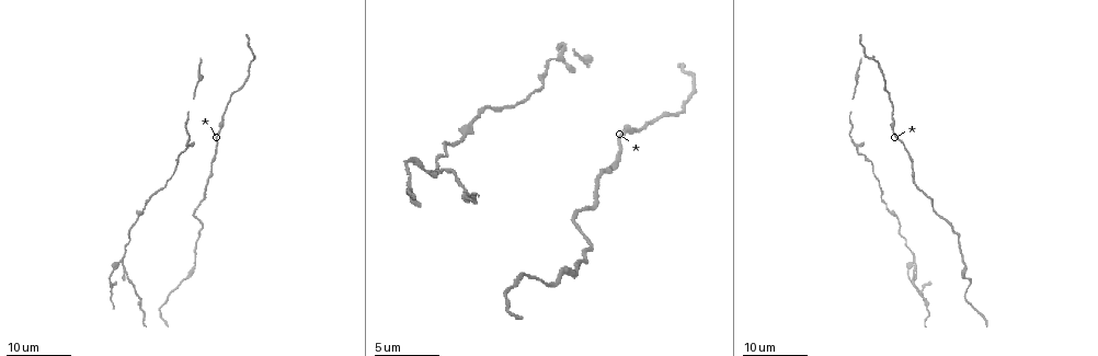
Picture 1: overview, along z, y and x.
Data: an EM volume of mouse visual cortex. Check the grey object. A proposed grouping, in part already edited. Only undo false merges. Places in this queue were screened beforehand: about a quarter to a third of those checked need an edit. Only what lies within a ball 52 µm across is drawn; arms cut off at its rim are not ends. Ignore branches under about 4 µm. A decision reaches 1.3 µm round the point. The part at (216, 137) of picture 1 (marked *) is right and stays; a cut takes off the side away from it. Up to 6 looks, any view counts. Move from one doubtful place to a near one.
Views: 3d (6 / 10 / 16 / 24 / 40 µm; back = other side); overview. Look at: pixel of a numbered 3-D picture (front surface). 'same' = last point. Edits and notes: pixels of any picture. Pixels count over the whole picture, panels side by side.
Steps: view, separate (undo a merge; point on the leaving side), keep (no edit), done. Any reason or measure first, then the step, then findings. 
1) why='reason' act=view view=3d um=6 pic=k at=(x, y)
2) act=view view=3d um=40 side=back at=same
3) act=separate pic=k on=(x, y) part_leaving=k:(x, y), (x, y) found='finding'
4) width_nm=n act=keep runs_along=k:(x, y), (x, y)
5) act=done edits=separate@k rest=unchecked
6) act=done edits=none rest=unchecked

why='arms part here' act=view view=3d um=16 pic=1 at=(857, 145)

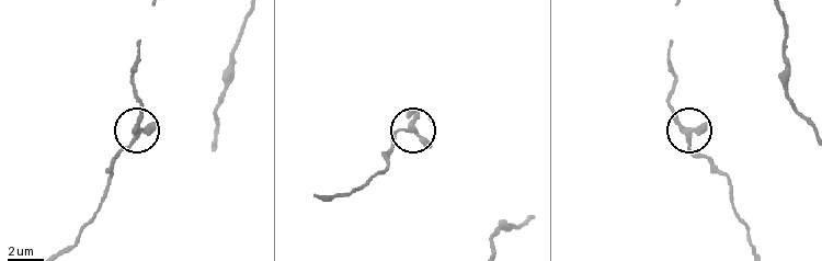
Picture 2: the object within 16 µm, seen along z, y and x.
act=view view=3d um=6 pic=2 at=(689, 134)

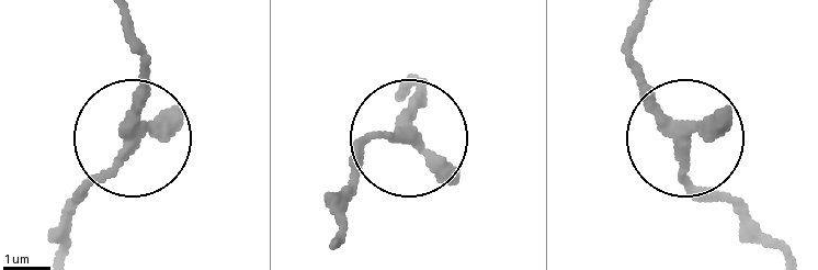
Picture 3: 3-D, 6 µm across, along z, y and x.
why='from behind' act=view view=3d um=6 side=back pic=3 at=(680, 136)

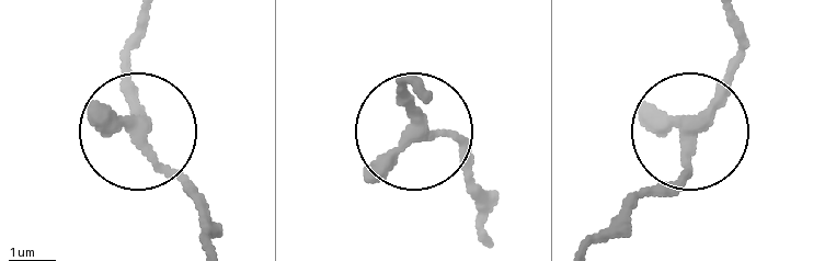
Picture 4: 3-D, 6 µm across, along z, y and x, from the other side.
arms=3 act=keep found='one neuron here'

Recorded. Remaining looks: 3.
why='sudden change in width' act=view view=3d um=24 pic=1 at=(463, 139)

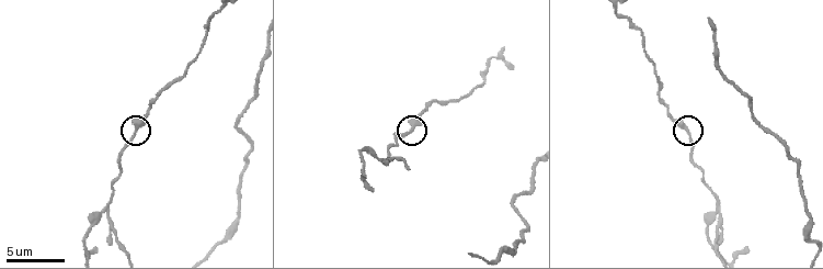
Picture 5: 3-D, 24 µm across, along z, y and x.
act=view view=3d um=10 pic=5 at=(134, 130)

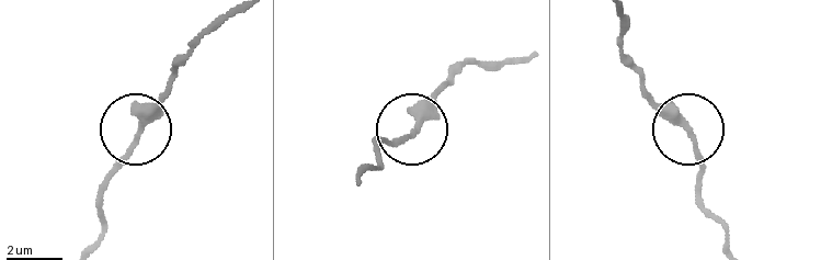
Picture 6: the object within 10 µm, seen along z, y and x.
act=view view=3d um=10 side=back pic=6 at=(142, 128)

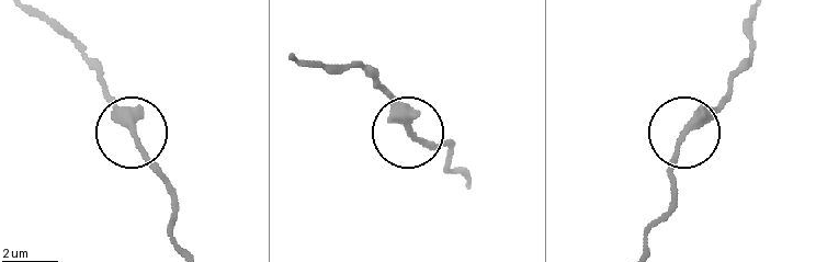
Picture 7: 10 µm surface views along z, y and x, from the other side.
act=keep found='continuous, no second neuron'

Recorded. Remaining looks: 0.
act=done edits=none rest=unchecked

